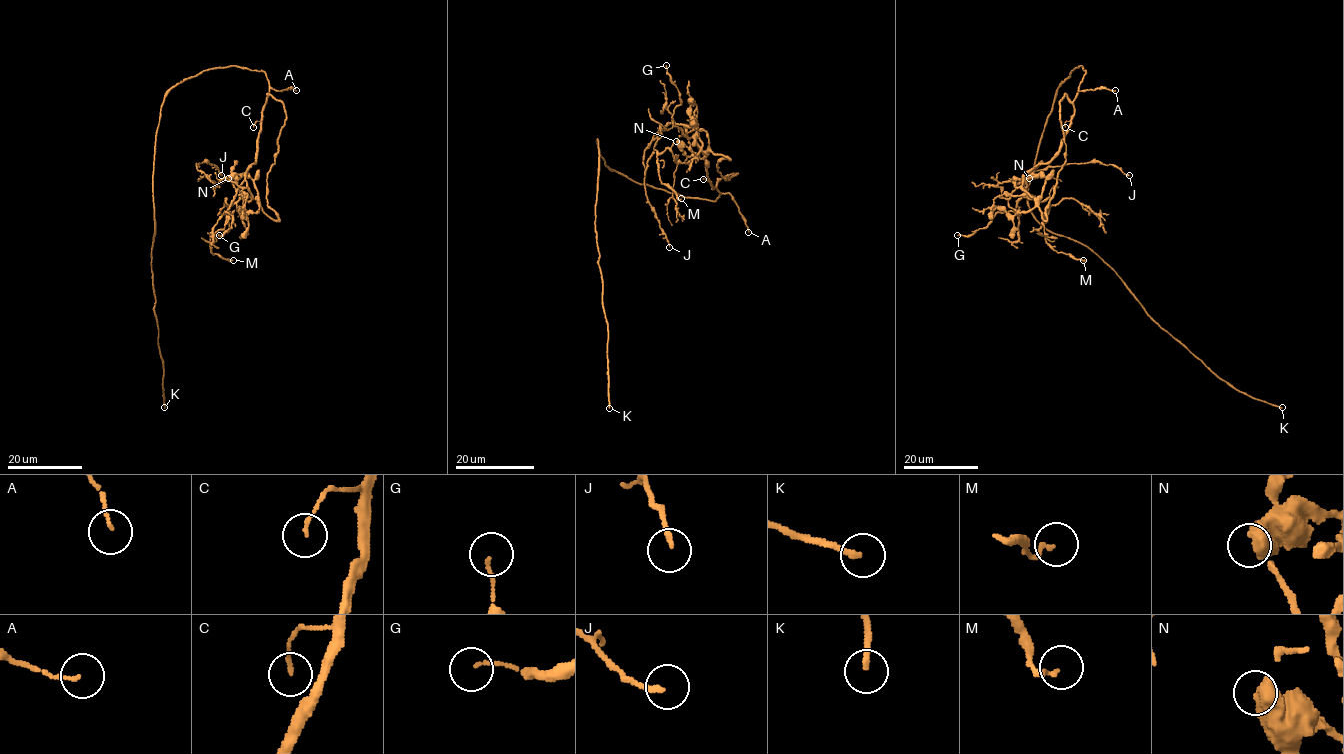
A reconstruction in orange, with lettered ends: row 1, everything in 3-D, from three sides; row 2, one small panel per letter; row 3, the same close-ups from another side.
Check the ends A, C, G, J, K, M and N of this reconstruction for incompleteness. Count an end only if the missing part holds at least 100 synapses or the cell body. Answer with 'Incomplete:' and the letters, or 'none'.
Incomplete: K

